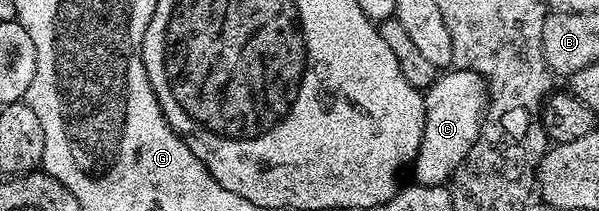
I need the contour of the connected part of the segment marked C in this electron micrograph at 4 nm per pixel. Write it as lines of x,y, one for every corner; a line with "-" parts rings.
452,68
436,76
435,82
425,91
423,102
425,131
413,162
414,180
420,185
447,185
461,159
469,155
469,147
473,147
477,139
487,103
487,87
476,73

